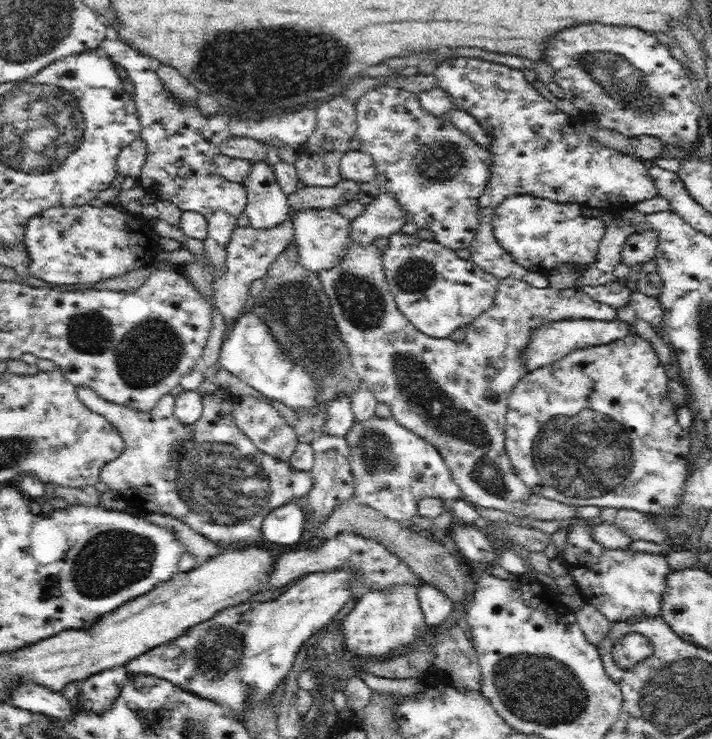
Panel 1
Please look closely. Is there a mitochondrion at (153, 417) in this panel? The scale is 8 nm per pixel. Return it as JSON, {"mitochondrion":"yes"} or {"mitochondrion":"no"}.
{"mitochondrion":"no"}

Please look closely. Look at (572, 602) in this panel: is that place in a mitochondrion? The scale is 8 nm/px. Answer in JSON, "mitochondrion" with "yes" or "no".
{"mitochondrion":"no"}

